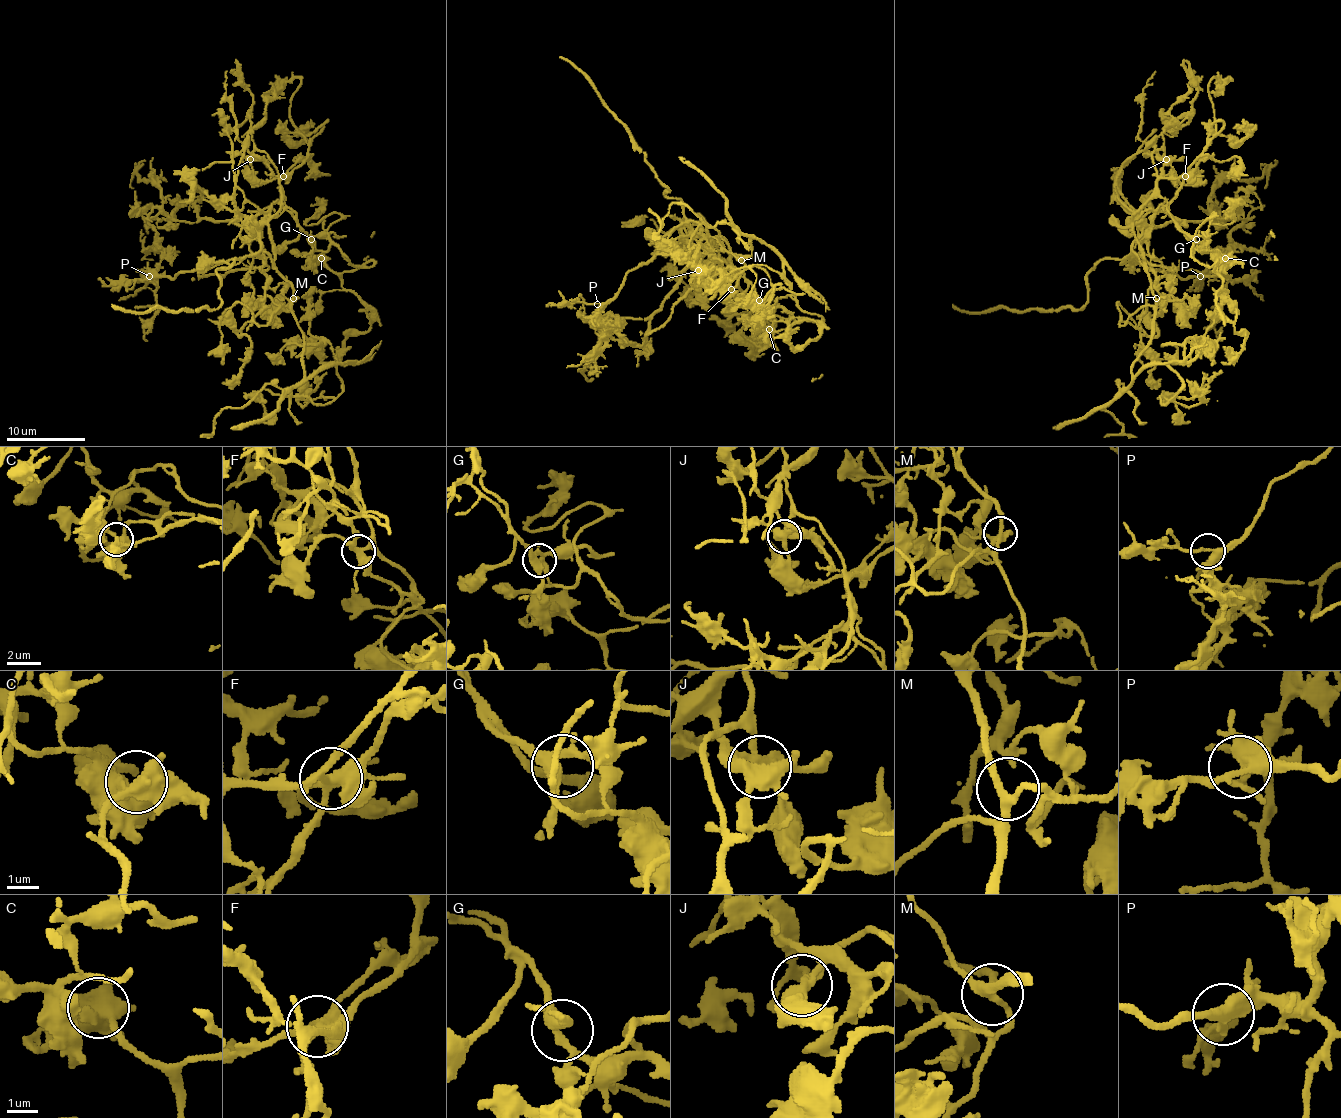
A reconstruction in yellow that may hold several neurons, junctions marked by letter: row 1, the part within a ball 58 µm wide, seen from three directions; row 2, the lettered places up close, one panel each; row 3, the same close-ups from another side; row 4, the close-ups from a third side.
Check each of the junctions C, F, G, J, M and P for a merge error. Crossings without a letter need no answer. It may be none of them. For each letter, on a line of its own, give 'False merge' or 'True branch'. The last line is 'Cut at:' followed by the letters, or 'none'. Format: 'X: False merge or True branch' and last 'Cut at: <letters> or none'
C: True branch
F: False merge
G: True branch
J: False merge
M: True branch
P: True branch
Cut at: F, J

